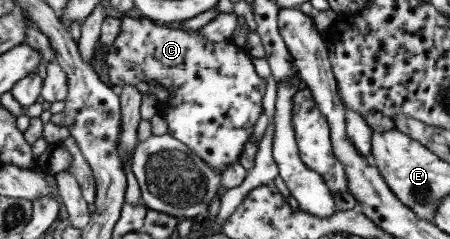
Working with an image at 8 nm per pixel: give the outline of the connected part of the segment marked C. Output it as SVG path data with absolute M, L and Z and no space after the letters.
M124 16L119 21L121 31L105 55L107 76L112 87L117 89L122 85L134 85L140 96L154 95L158 112L166 121L167 133L181 141L194 155L220 174L238 160L262 111L265 79L254 71L249 54L229 39L220 42L204 41L198 30L170 29L145 17Z

